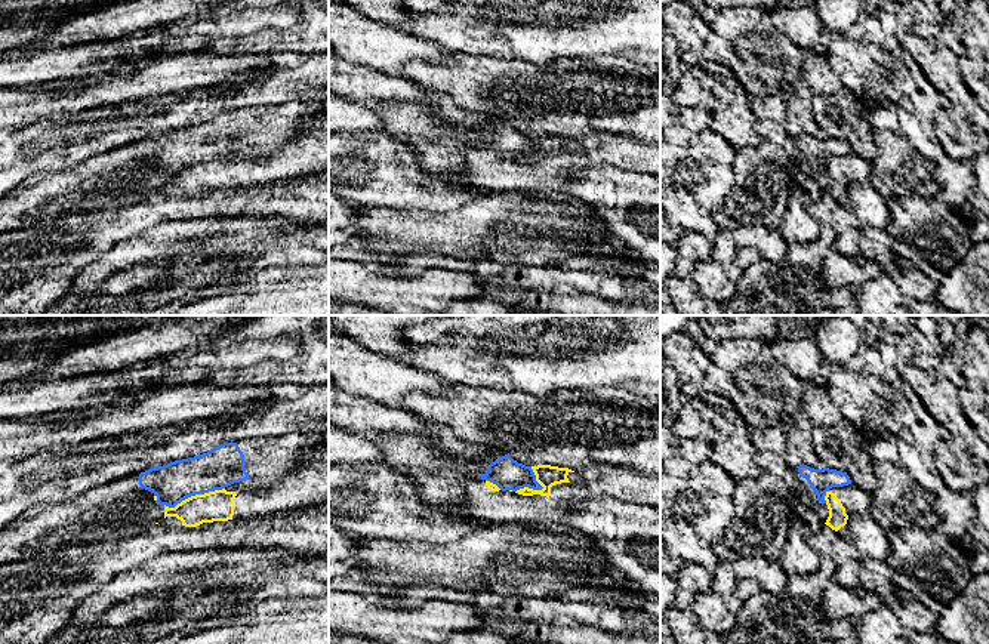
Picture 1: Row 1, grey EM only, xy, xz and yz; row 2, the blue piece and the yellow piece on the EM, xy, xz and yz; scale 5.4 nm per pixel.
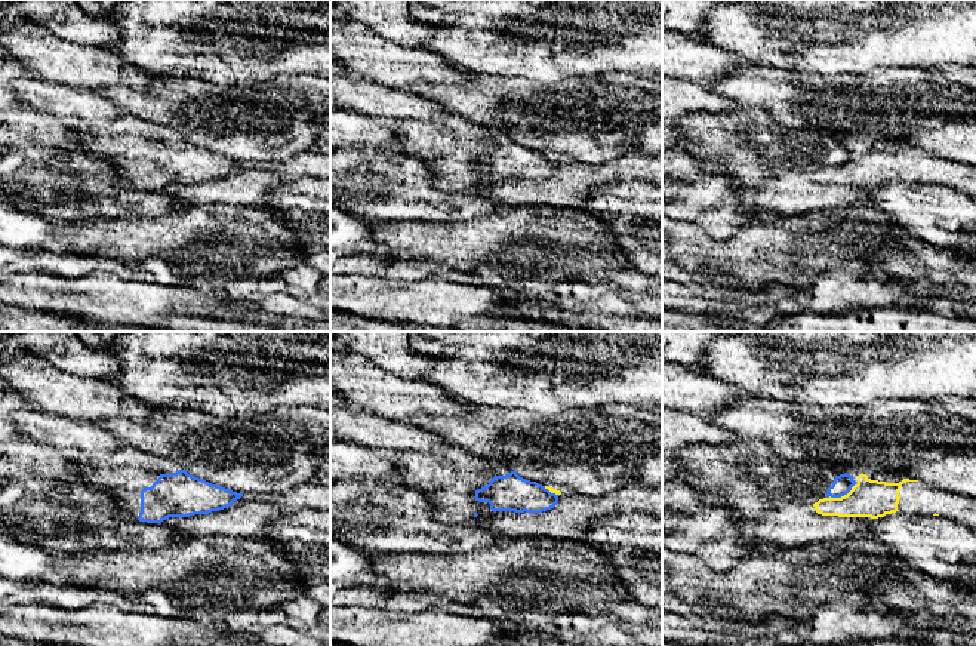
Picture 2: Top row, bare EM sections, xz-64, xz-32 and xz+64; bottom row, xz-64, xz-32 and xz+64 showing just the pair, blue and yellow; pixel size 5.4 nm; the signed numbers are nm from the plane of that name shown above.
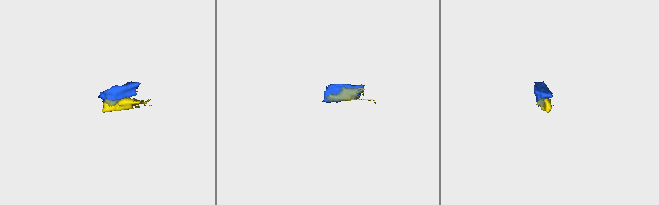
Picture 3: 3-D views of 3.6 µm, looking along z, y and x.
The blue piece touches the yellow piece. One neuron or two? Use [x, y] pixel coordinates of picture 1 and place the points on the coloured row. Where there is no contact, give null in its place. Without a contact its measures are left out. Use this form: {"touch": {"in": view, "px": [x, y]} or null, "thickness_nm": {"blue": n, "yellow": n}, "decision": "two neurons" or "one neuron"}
{"touch": {"in": "xy", "px": [193, 495]}, "thickness_nm": {"blue": 220, "yellow": 170}, "decision": "two neurons"}

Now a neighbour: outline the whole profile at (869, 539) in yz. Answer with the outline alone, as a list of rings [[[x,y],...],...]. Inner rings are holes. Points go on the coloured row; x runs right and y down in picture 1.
[[[850,515],[845,526],[862,563],[866,560],[888,561],[891,549],[887,533],[871,515]]]

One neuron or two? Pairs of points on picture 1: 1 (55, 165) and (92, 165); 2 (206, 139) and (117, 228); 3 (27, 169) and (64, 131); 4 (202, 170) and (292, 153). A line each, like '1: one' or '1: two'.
1: two
2: two
3: one
4: one

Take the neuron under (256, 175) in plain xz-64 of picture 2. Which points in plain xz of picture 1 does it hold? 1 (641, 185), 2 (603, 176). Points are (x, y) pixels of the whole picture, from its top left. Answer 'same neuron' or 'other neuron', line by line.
1: other neuron
2: other neuron

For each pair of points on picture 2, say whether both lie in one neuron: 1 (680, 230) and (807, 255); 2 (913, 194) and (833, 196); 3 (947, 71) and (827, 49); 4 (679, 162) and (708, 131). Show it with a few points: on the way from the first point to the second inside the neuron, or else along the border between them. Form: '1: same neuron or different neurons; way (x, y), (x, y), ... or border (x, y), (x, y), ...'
1: same neuron; way (711, 255), (776, 255)
2: different neurons; border (901, 181), (873, 185), (859, 203)
3: different neurons; border (960, 64), (944, 64), (930, 68)
4: different neurons; border (677, 148), (686, 150), (702, 171), (716, 172)

